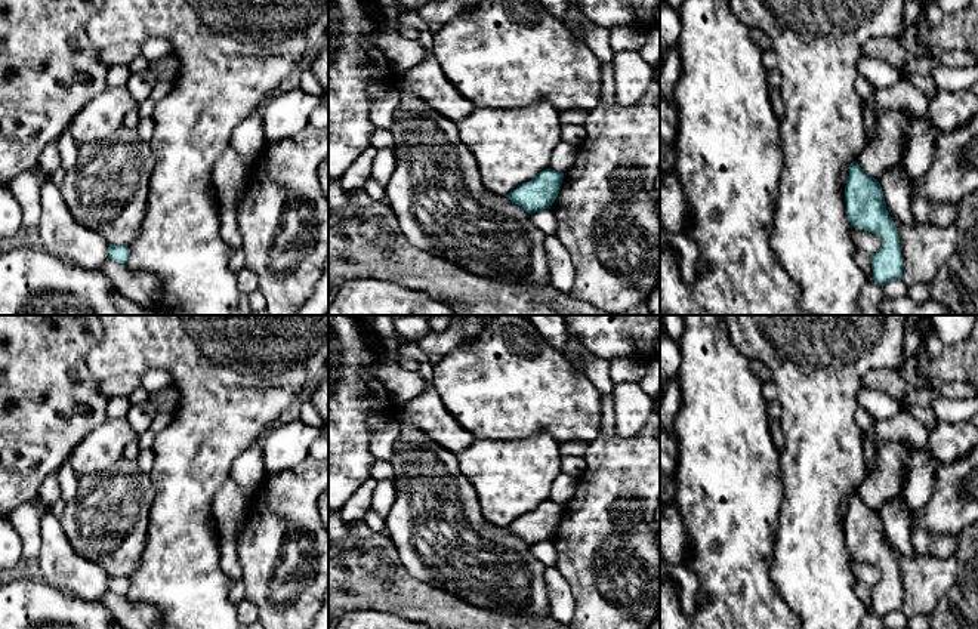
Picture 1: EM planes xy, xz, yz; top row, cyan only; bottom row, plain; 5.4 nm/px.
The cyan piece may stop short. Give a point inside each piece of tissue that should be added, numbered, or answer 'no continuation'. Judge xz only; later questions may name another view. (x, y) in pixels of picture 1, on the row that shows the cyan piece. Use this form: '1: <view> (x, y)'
1: xz (512, 145)

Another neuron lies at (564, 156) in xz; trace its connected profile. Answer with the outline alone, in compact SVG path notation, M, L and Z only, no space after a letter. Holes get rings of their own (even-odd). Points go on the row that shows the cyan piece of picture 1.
M561 141L552 152L549 169L565 173L576 163L579 147Z

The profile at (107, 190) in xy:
M121 127L98 142L78 147L75 164L58 185L71 216L101 234L109 244L129 246L139 234L146 213L154 154L135 129Z

